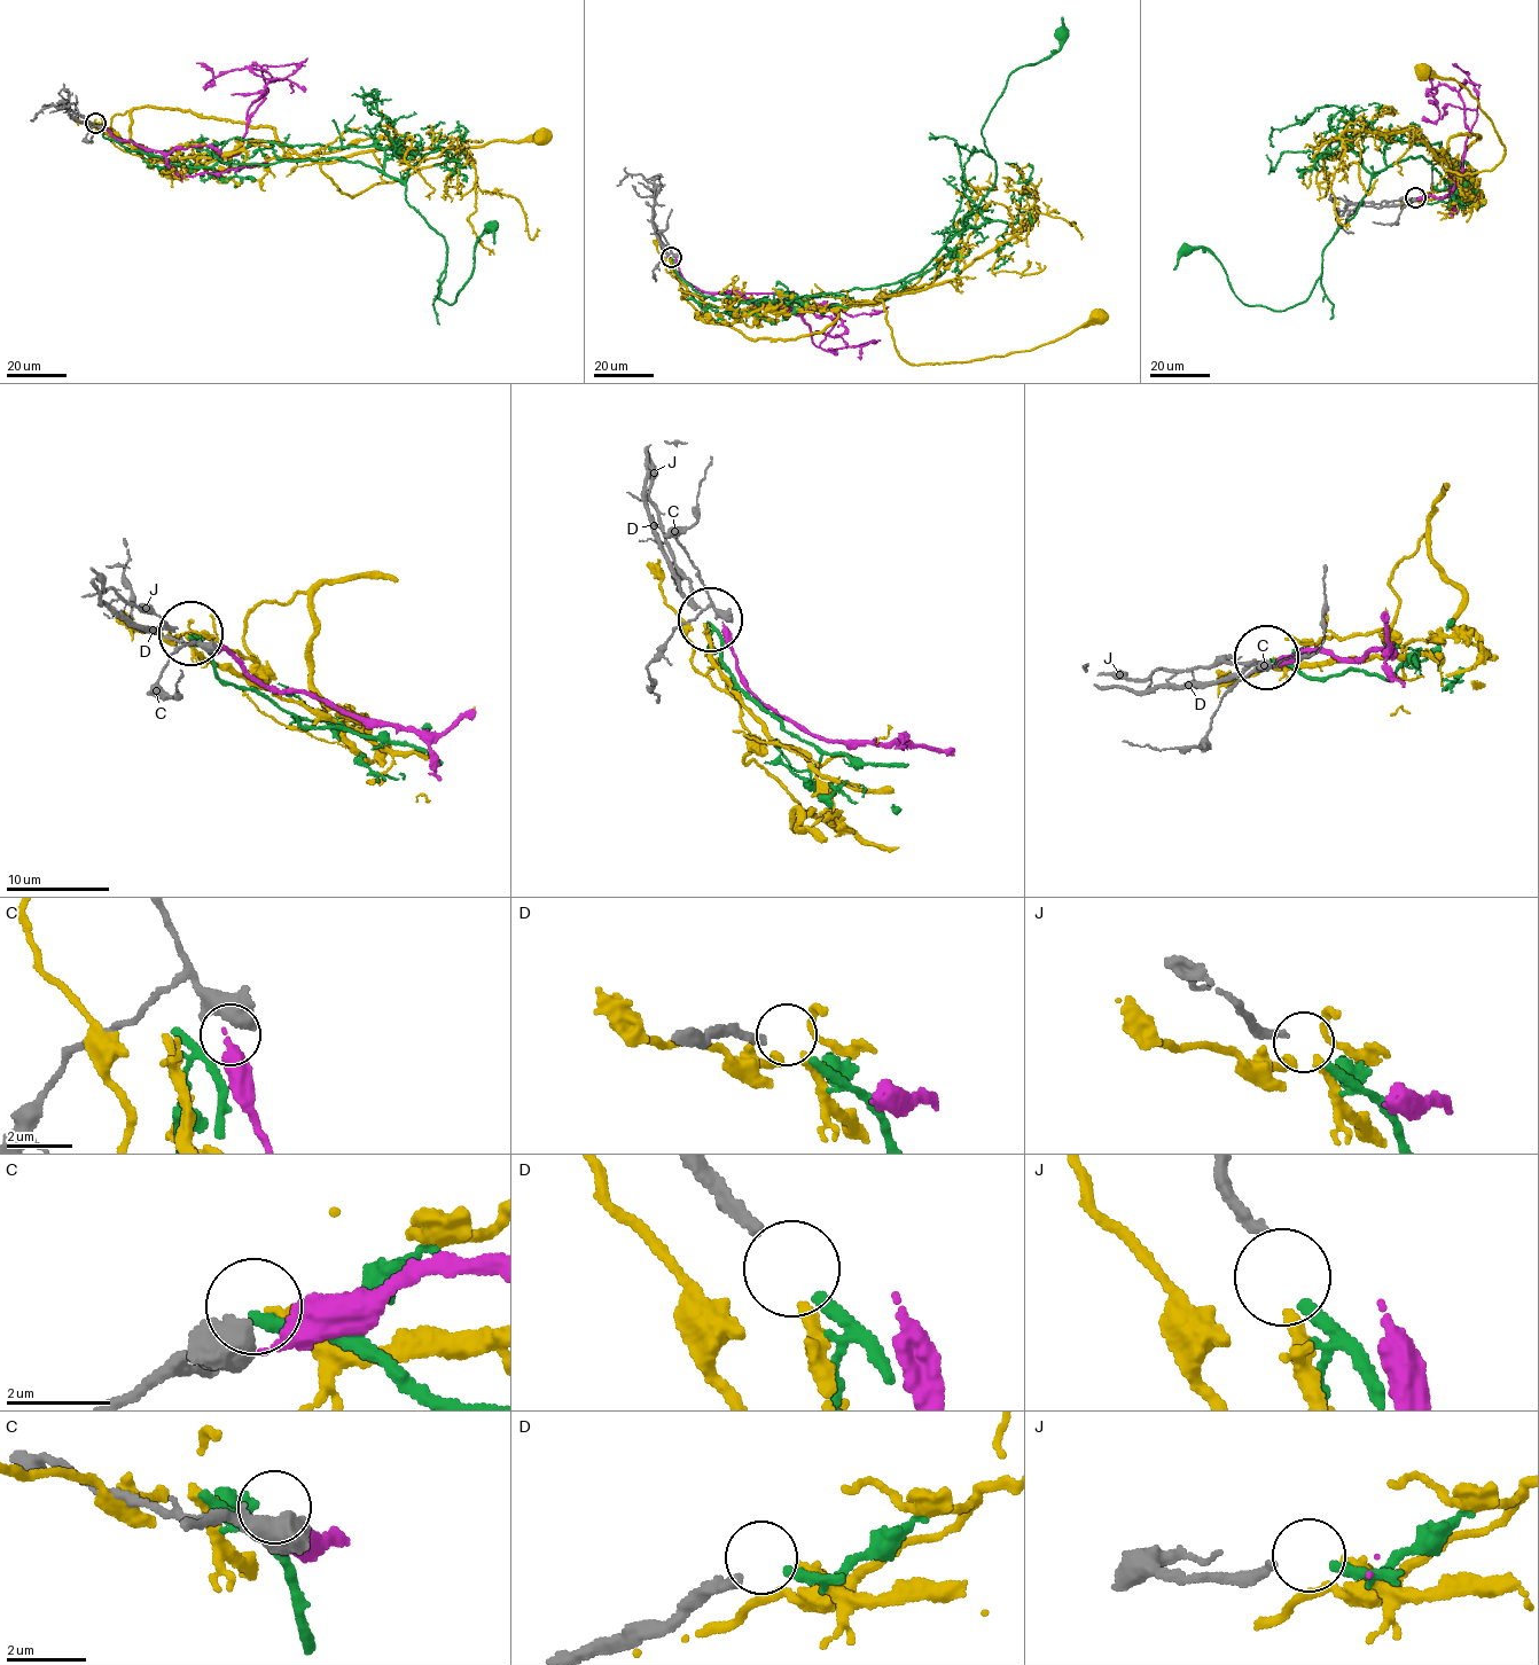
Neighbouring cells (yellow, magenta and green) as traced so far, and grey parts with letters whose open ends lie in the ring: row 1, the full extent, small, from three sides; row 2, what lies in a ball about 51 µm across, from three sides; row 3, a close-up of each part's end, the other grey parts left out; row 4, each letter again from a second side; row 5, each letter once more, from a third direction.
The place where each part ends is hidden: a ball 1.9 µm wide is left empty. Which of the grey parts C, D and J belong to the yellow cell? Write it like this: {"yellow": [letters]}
{"yellow": ["D"]}

